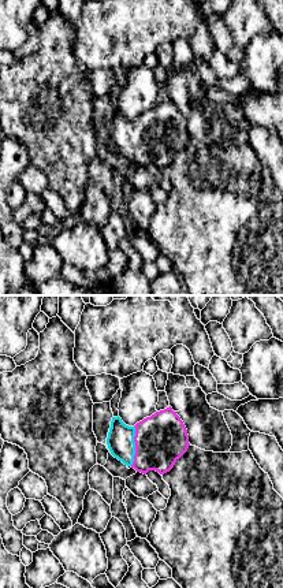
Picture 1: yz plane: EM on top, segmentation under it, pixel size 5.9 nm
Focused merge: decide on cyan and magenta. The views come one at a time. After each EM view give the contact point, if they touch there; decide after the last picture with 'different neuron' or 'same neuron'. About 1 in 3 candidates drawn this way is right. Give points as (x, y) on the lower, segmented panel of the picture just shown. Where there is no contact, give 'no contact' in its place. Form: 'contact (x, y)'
contact (134, 446)

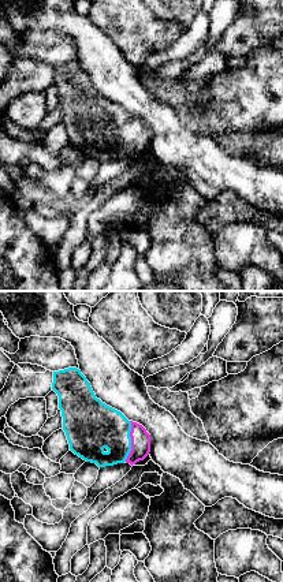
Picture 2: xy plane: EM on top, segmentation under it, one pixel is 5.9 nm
contact (130, 441)

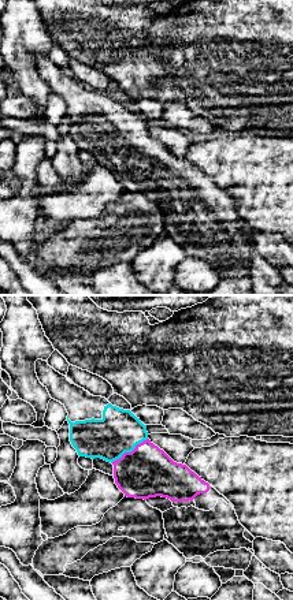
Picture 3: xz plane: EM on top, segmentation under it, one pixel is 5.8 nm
contact (129, 451)

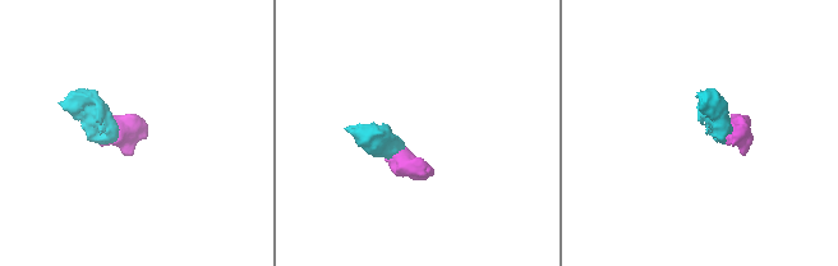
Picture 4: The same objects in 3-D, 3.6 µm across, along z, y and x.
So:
same neuron

